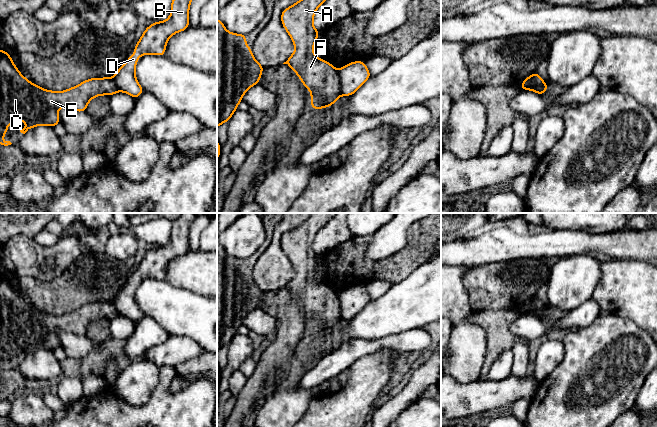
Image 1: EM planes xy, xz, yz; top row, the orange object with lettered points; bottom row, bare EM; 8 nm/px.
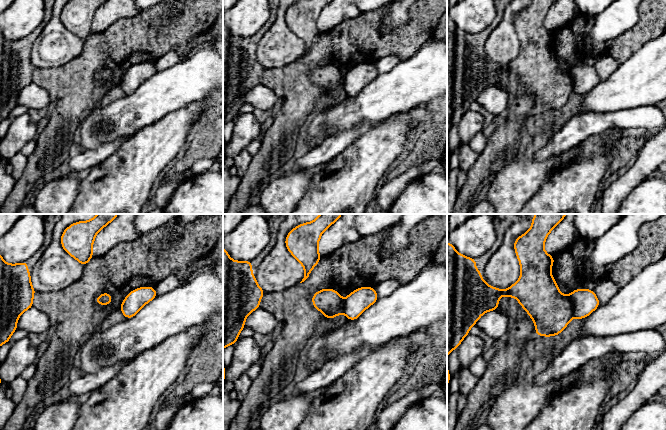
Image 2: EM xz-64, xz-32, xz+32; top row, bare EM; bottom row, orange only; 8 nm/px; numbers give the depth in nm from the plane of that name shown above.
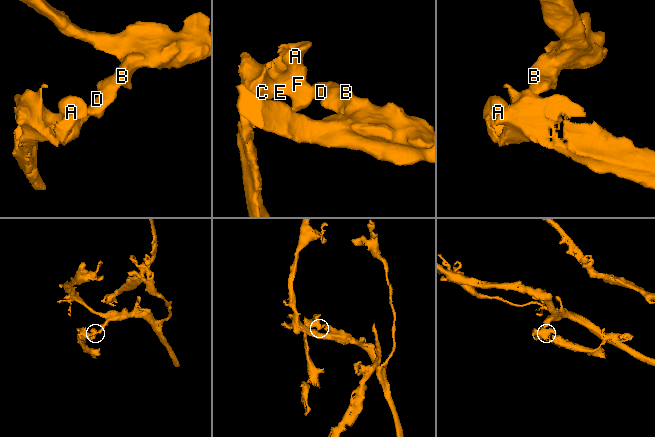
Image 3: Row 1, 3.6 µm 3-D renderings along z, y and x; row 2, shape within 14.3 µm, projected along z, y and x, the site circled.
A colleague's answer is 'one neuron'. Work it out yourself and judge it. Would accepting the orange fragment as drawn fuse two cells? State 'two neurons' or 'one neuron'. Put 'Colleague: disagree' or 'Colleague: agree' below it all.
two neurons
Colleague: disagree

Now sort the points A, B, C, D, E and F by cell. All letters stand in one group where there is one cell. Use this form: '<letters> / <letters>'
A C E F / B D

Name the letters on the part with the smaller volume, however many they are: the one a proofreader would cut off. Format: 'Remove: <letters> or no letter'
Remove: A, C, E, F

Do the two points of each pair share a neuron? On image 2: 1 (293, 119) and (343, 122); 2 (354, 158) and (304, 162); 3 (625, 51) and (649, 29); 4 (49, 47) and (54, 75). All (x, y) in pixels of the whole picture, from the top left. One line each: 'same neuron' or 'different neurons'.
1: different neurons
2: different neurons
3: same neuron
4: different neurons

